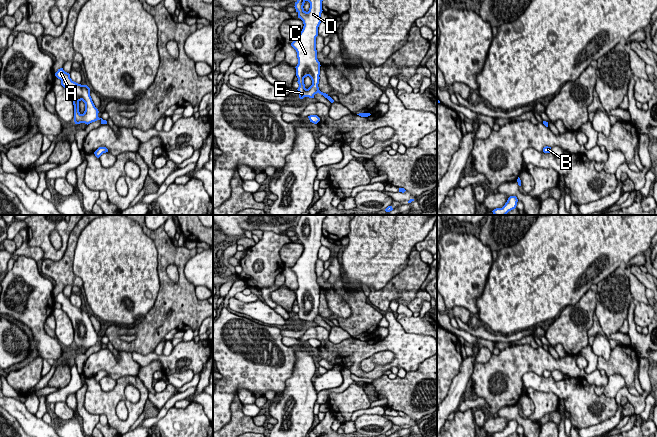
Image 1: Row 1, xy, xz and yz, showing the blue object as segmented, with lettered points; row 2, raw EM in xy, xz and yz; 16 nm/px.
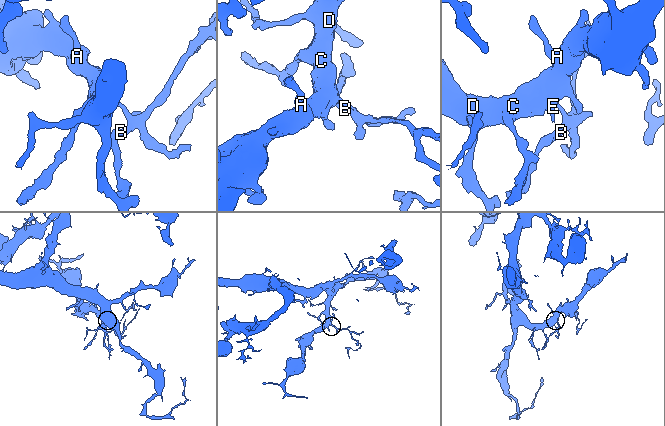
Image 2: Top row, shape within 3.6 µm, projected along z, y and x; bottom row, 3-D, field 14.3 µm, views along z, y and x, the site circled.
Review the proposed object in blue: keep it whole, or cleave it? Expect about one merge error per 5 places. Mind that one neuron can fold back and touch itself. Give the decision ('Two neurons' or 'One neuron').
One neuron

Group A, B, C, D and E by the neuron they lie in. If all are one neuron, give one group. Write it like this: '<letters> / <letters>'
A B C D E

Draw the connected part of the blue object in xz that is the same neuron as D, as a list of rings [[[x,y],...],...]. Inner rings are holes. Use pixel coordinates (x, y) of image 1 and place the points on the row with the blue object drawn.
[[[297,0],[295,9],[298,18],[303,21],[303,29],[297,38],[291,43],[291,46],[297,52],[298,64],[296,68],[296,76],[298,78],[299,98],[314,98],[319,93],[327,98],[331,103],[334,100],[326,93],[319,90],[320,62],[317,59],[316,37],[318,36],[318,27],[321,20],[323,0]],[[309,76],[312,85],[306,89],[304,78]]]

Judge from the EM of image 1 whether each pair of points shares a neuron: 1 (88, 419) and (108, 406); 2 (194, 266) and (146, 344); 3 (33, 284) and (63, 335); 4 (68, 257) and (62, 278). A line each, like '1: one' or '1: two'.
1: two
2: two
3: two
4: one

